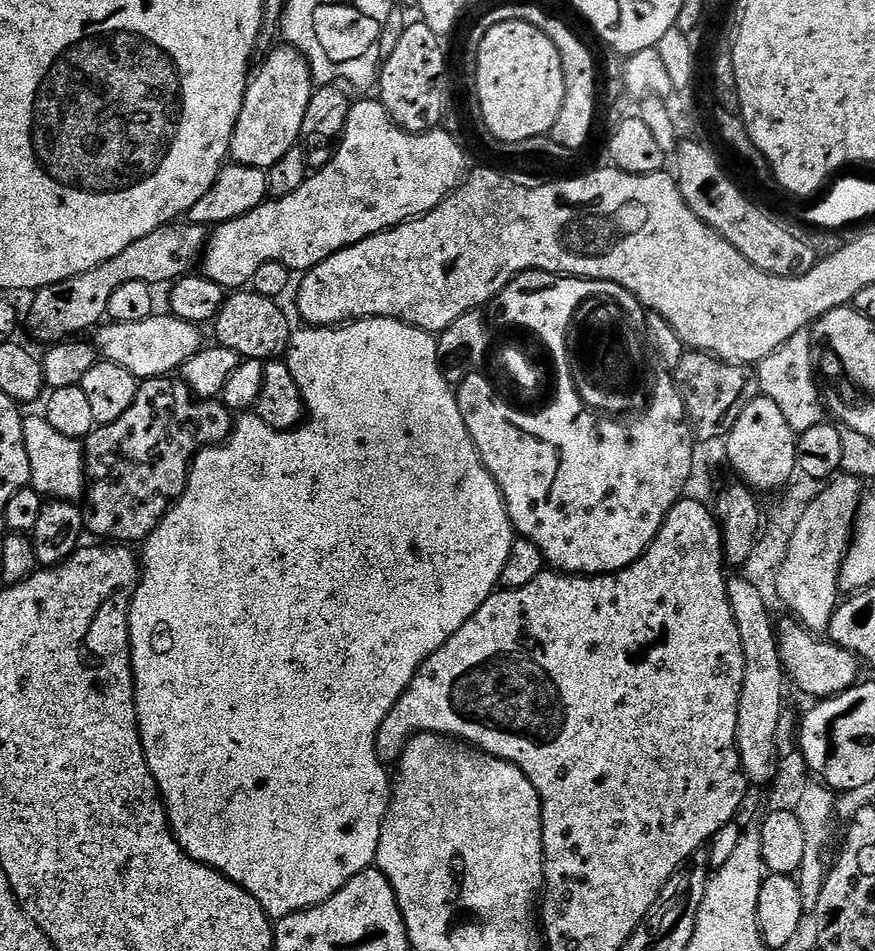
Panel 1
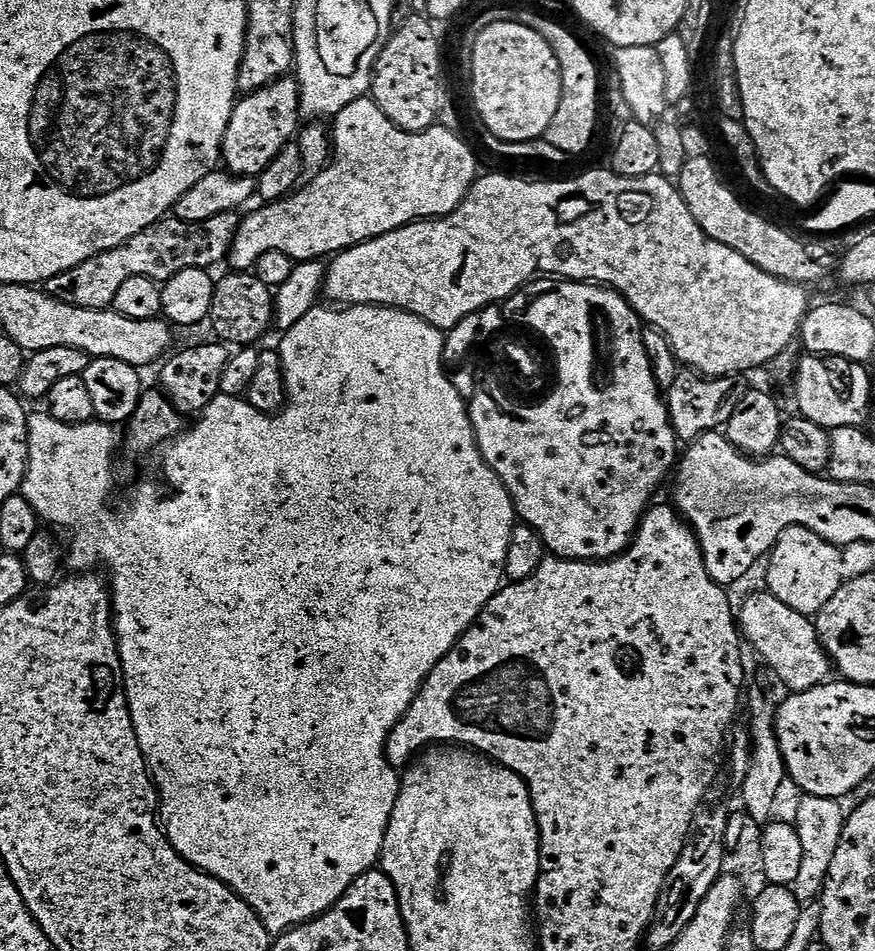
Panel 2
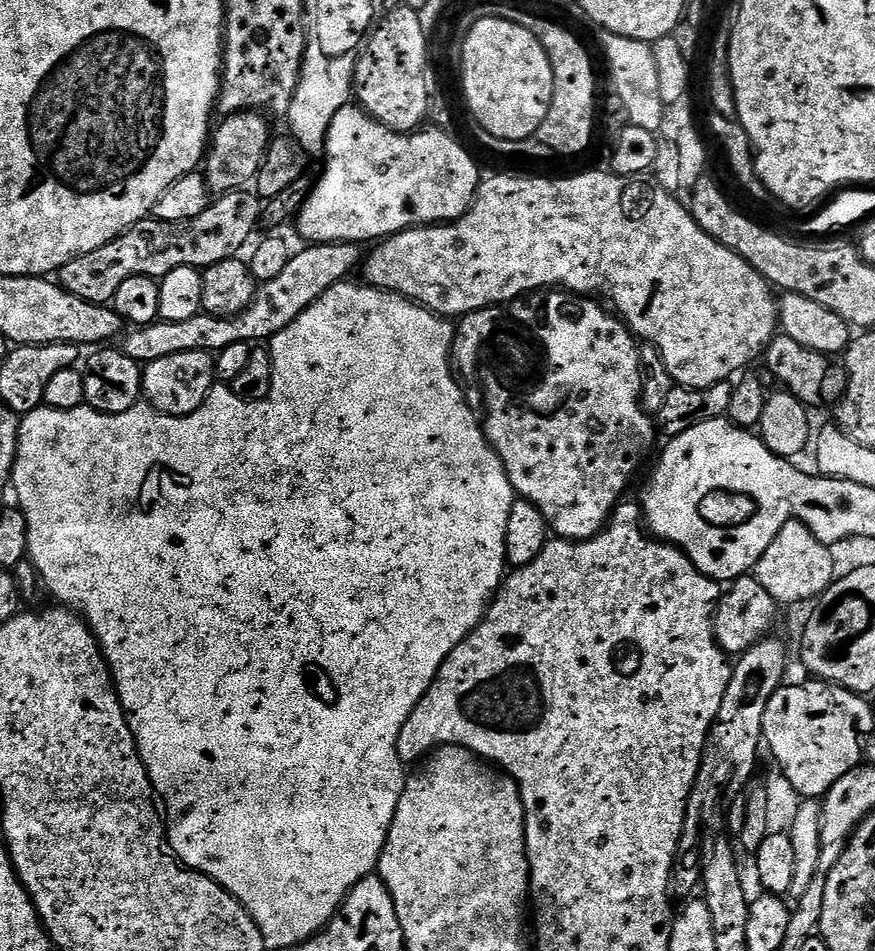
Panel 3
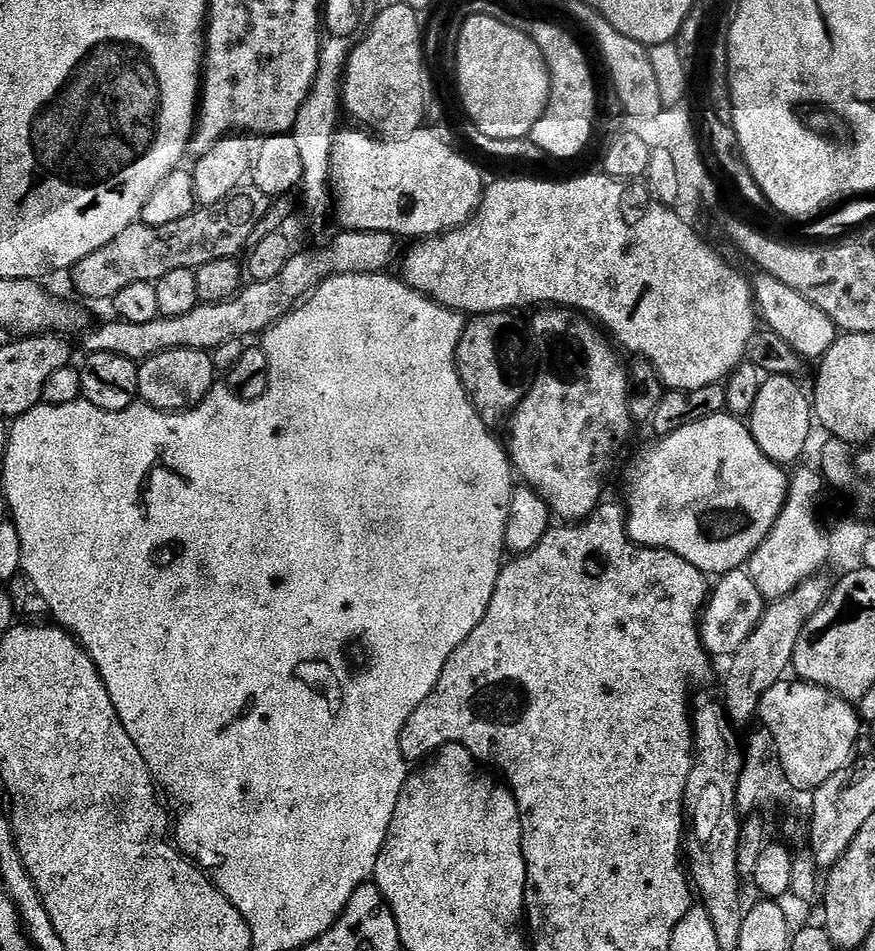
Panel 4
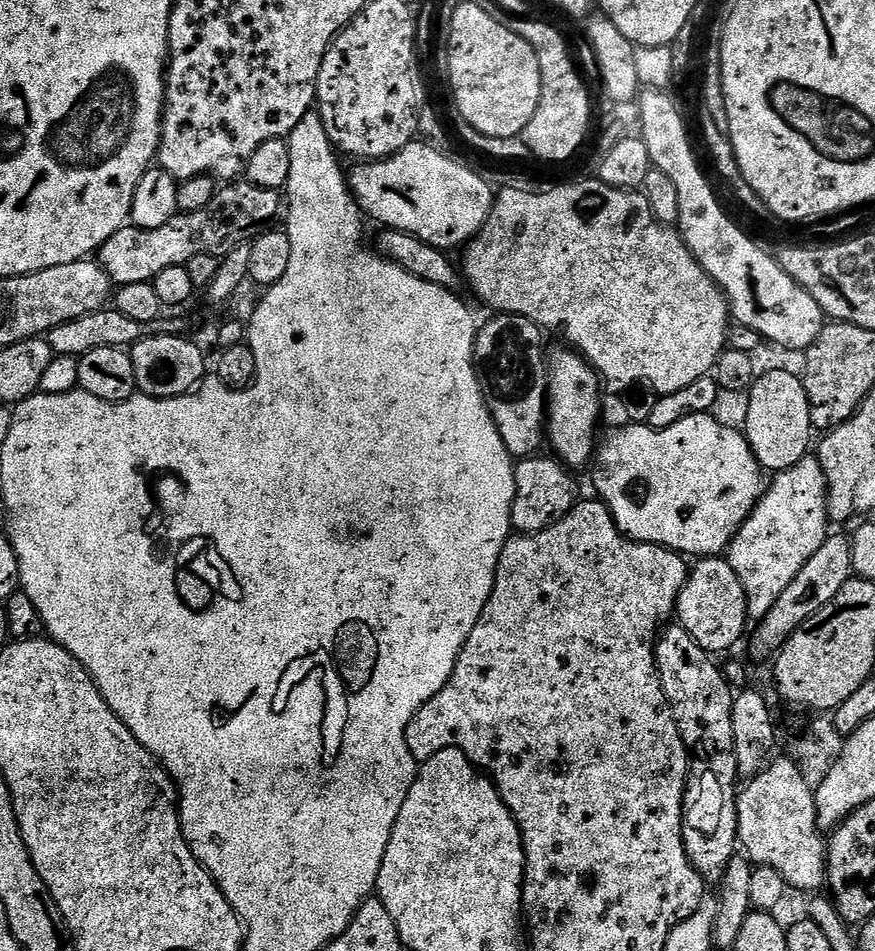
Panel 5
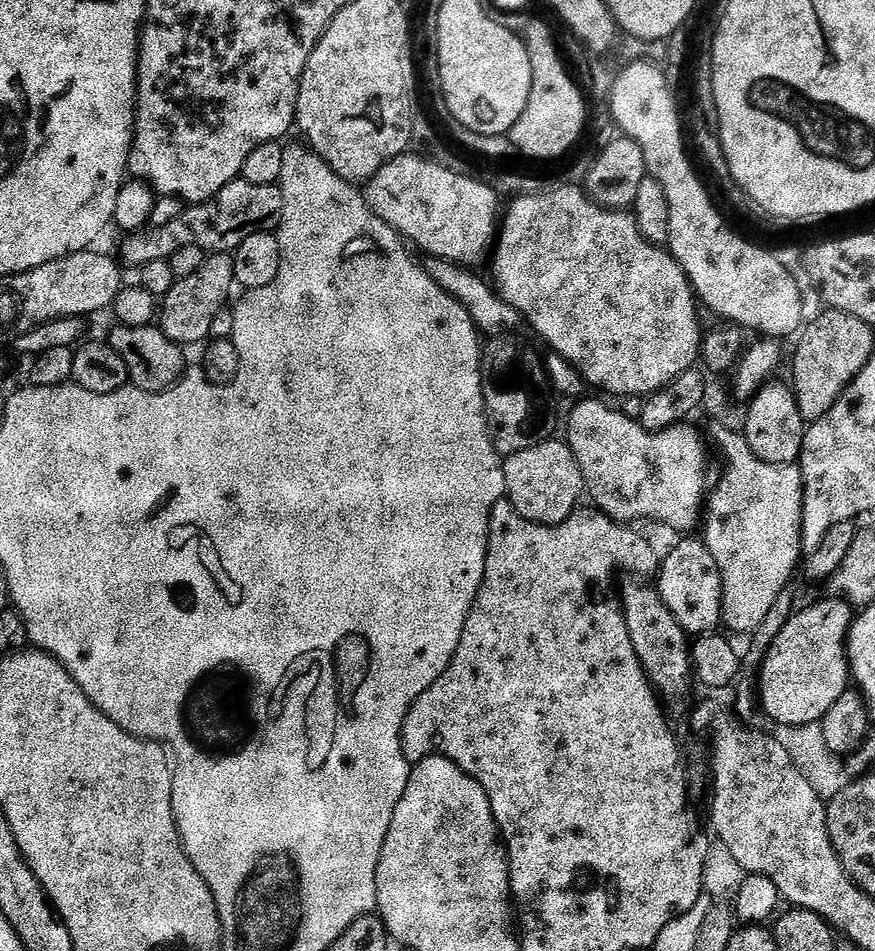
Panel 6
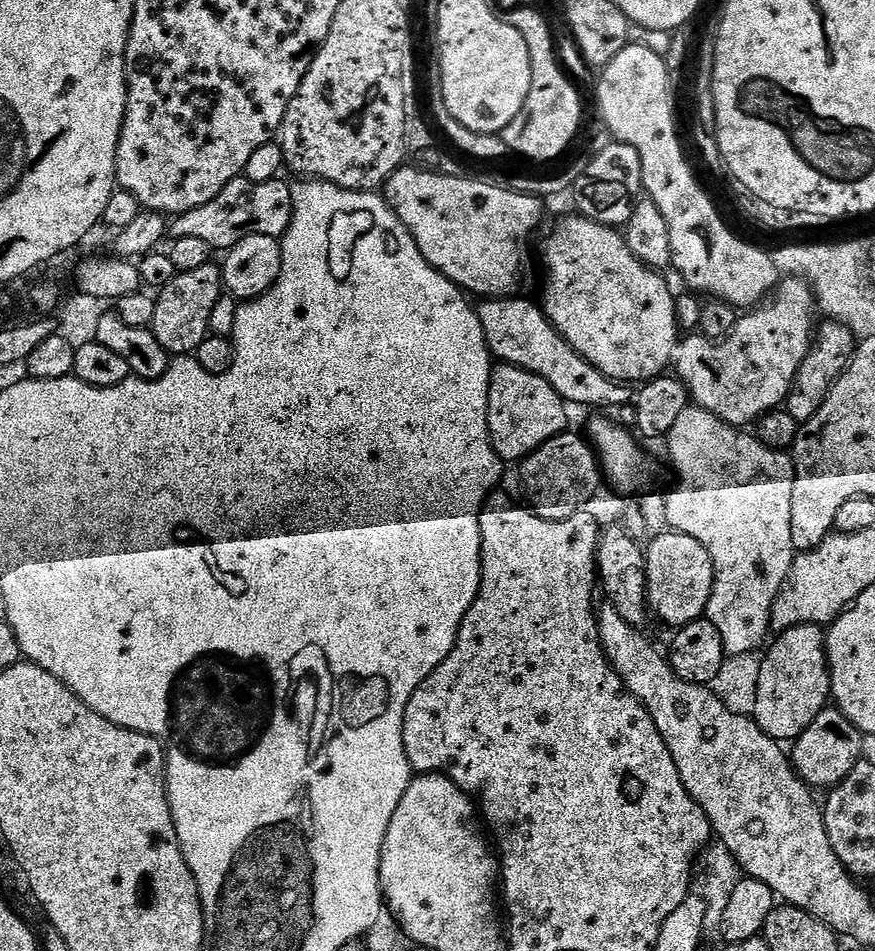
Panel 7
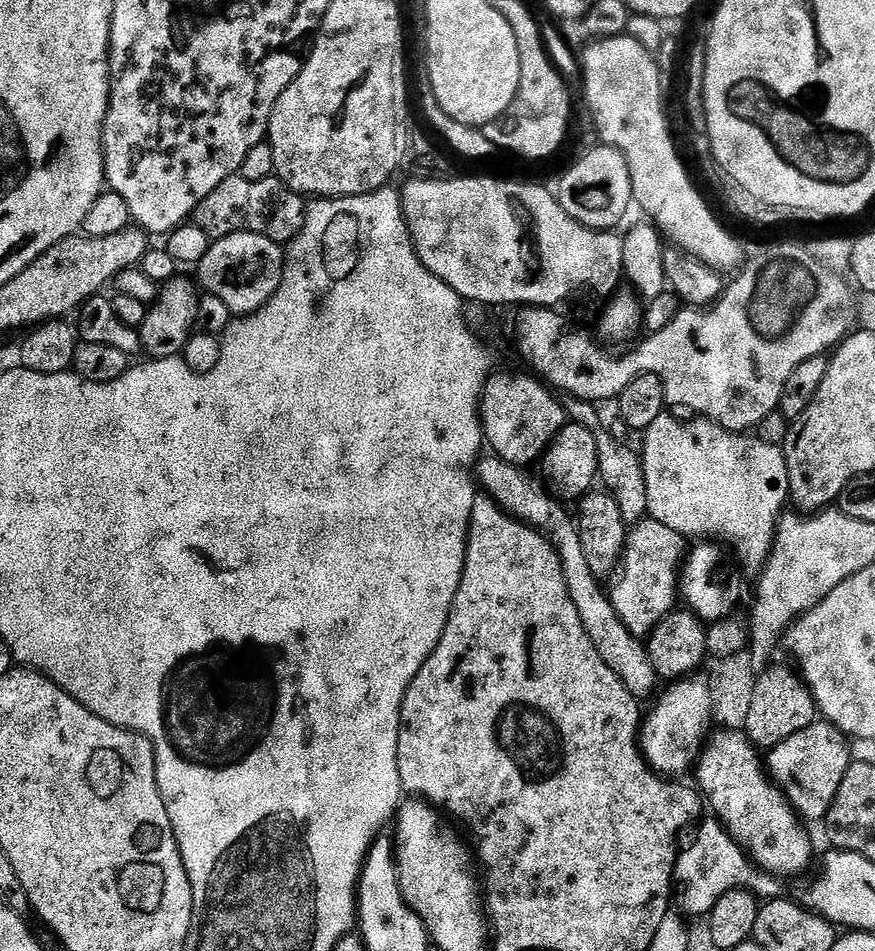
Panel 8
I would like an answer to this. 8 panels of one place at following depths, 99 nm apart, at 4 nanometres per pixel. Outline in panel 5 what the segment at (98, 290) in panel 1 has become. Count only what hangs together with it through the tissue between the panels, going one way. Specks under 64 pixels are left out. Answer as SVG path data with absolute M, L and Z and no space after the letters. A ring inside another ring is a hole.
M228 182L212 195L202 210L174 215L166 226L157 226L155 230L131 226L118 229L106 238L99 250L98 262L113 285L130 282L150 284L158 274L162 274L162 270L170 270L170 266L179 264L187 266L190 258L198 258L198 254L223 258L240 243L259 236L279 212L281 215L282 196L279 191L262 189L247 182Z

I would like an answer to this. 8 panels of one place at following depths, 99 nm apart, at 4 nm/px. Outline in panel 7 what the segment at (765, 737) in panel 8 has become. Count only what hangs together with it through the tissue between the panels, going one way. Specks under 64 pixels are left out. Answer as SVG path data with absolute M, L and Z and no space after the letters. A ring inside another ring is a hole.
M803 624L779 633L775 639L764 652L754 719L772 740L795 742L830 704L832 679L828 673L826 632L821 625Z

